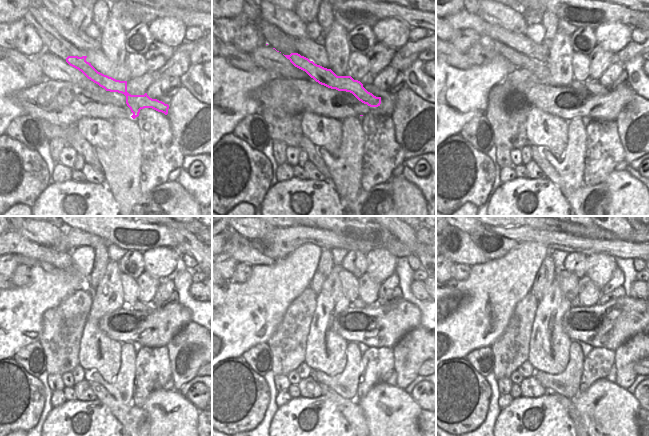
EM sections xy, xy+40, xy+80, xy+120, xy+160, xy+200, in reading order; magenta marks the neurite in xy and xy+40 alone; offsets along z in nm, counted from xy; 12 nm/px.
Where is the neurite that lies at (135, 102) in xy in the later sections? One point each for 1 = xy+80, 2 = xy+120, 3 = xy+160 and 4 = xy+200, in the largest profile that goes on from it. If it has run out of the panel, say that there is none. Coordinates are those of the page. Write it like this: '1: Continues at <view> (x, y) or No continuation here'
1: Continues at xy+80 (540, 70)
2: Continues at xy+120 (47, 267)
3: Continues at xy+160 (236, 246)
4: Continues at xy+200 (456, 245).

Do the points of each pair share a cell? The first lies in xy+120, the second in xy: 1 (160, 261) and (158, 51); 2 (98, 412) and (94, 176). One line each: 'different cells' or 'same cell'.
1: different cells
2: different cells

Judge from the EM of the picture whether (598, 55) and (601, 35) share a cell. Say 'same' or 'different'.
different

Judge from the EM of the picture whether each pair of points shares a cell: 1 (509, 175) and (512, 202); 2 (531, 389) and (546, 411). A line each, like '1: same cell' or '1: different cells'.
1: different cells
2: different cells

